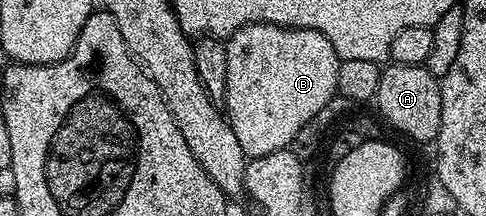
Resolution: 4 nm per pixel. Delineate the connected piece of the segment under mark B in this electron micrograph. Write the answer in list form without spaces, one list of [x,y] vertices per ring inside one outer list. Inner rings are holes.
[[[250,23],[227,37],[223,107],[249,158],[288,148],[298,130],[337,95],[340,57],[313,28]],[[228,107],[228,108],[227,108]]]

